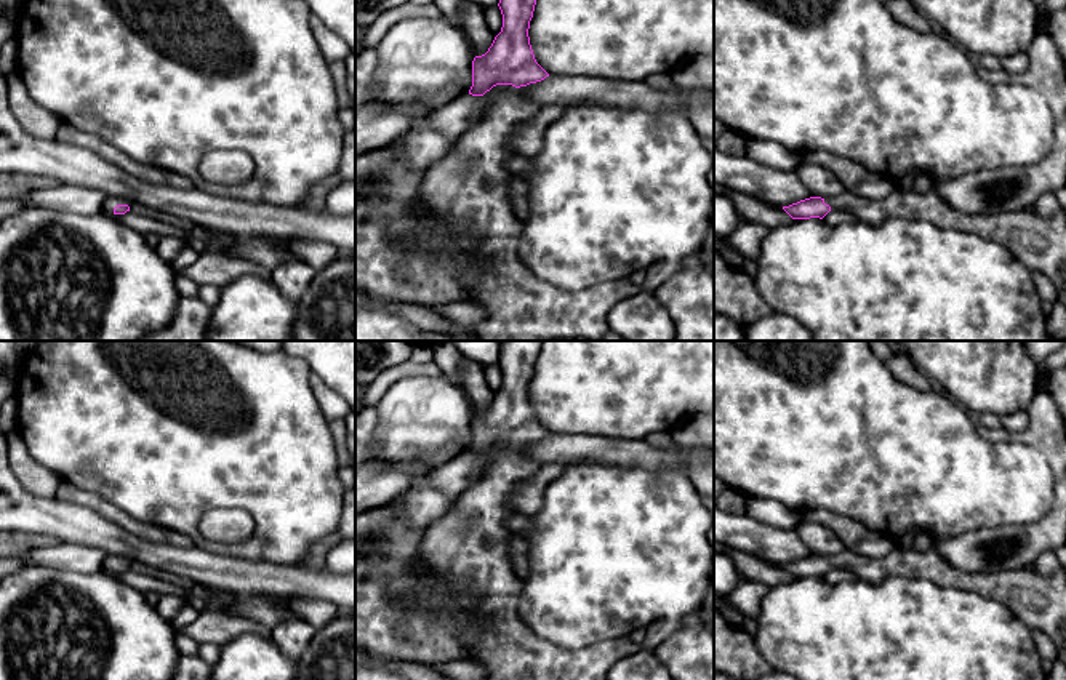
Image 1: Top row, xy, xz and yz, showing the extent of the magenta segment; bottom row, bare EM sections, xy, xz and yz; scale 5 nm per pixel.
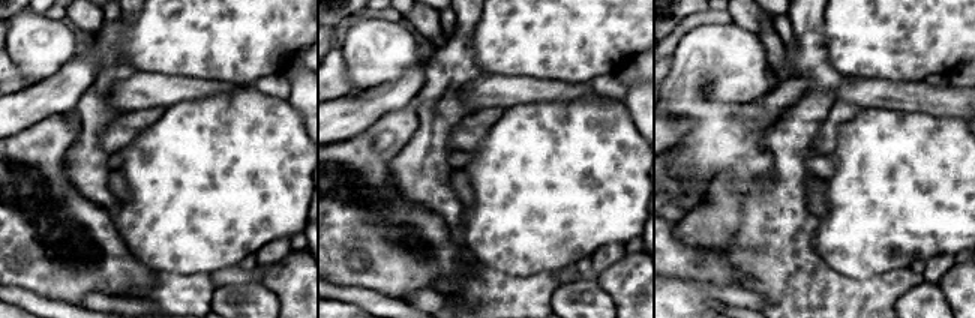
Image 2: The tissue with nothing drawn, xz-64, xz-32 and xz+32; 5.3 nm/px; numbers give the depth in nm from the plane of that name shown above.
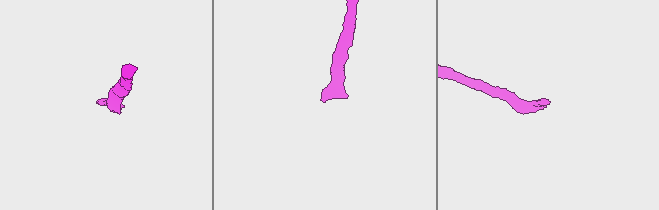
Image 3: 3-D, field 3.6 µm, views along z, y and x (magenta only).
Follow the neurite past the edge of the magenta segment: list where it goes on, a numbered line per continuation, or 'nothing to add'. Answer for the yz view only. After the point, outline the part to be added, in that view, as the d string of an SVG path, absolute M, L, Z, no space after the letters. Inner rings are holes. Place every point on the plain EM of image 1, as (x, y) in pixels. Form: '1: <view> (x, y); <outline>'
1: yz (1039, 600); M895 547L880 558L852 550L824 557L831 568L845 568L856 579L880 584L893 576L927 579L943 589L976 592L1007 606L1026 627L1042 630L1053 642L1058 661L1066 666L1066 570L1058 565L1045 576L1034 566L1002 571L964 571L946 562L935 547L928 550Z

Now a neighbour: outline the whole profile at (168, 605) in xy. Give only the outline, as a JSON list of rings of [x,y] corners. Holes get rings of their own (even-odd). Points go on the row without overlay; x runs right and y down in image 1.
[[[162,595],[158,603],[155,605],[155,610],[166,619],[166,621],[173,621],[174,616],[179,613],[179,610],[182,608],[182,605],[186,603],[184,598],[176,597],[176,595]]]

